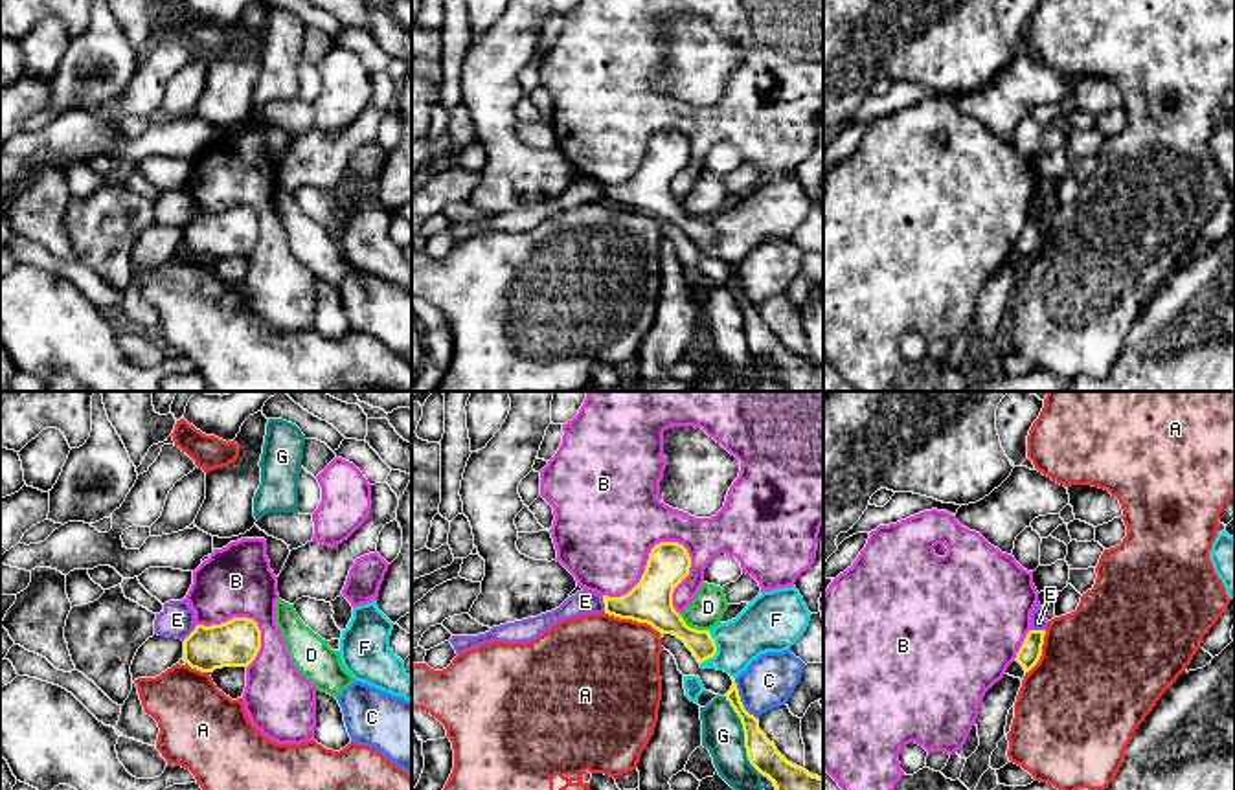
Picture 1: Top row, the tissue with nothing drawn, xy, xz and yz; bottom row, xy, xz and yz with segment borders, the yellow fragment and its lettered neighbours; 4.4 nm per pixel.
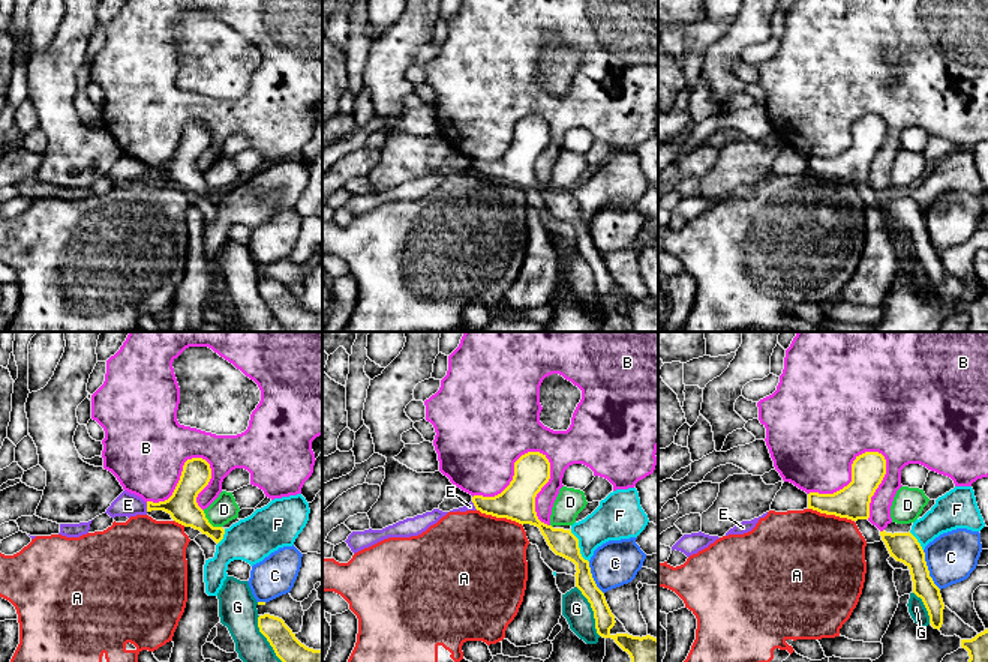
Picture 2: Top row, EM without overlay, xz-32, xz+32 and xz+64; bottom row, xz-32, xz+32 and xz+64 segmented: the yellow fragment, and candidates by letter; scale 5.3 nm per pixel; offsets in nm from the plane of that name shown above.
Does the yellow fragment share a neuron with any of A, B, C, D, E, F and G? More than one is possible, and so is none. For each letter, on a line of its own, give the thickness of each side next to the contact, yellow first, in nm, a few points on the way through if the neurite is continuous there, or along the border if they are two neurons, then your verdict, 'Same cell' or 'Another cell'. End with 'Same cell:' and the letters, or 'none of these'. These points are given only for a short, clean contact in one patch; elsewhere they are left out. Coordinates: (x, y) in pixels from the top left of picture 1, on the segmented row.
A: Thickness 190 nm (yellow) against 460 nm. Boundary: xz (603, 612), (614, 618), (645, 621), (658, 632). Another cell
B: Thickness 190 nm (yellow) against 460 nm. Another cell
C: Thickness 120 nm (yellow) against 220 nm. Boundary: xz (734, 678), (741, 704), (756, 719). Another cell
D: Thickness 190 nm (yellow) against 150 nm. Boundary: xz (679, 614), (688, 625), (708, 631). Another cell
E: Thickness 190 nm (yellow) against 110 nm. Boundary: xz (601, 596), (605, 610). Another cell
F: Thickness 110 nm (yellow) against 240 nm. Boundary: xz (710, 631), (715, 653), (701, 664). Another cell
G: Thickness 140 nm (yellow) against 180 nm. Another cell
Same cell: none of these

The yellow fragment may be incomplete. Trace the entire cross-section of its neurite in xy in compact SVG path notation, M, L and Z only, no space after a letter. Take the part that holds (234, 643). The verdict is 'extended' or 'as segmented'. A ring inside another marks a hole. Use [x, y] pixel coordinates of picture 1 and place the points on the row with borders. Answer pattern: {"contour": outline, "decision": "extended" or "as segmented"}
{"contour": "M233 617L221 625L197 625L184 639L184 661L200 672L222 667L248 667L261 649L261 630L254 619Z", "decision": "as segmented"}

